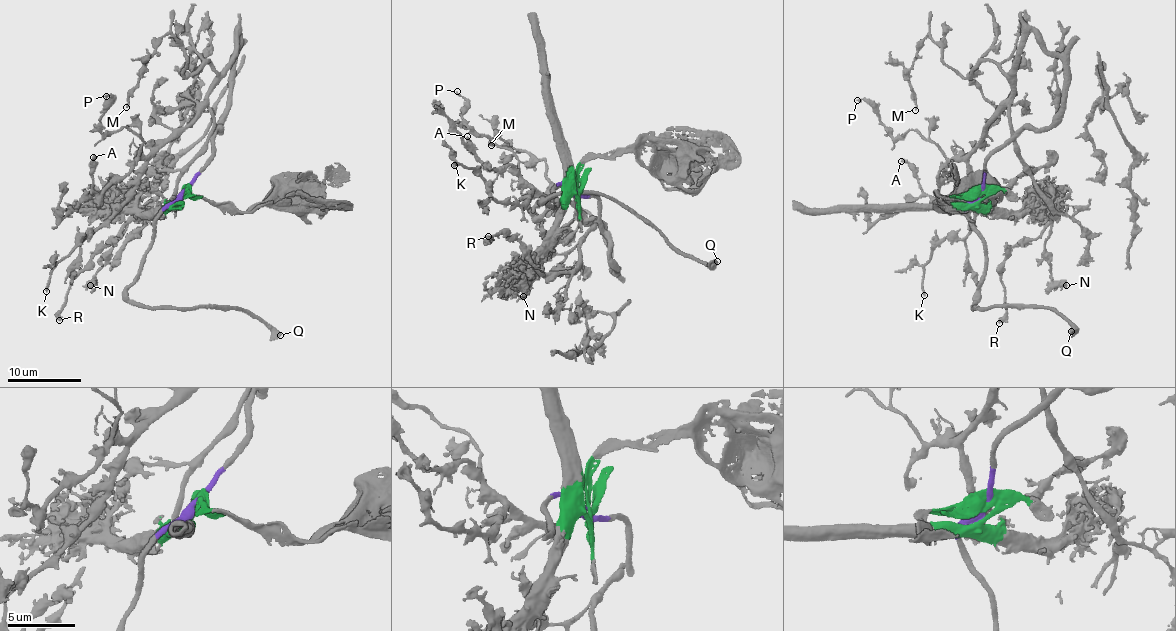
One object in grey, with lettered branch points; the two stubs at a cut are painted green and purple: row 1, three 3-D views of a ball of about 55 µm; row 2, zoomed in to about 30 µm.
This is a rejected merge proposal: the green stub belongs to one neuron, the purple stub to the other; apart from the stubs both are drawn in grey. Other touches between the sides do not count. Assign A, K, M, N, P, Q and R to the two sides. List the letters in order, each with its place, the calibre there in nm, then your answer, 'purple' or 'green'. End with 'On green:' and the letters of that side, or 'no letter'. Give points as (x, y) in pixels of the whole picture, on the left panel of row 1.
A: (93, 157) | 260 nm | purple
K: (46, 291) | 240 nm | purple
M: (126, 107) | 180 nm | purple
N: (90, 285) | 550 nm | purple
P: (106, 96) | 180 nm | purple
Q: (280, 335) | 550 nm | purple
R: (59, 320) | 320 nm | purple
On green: no letter

